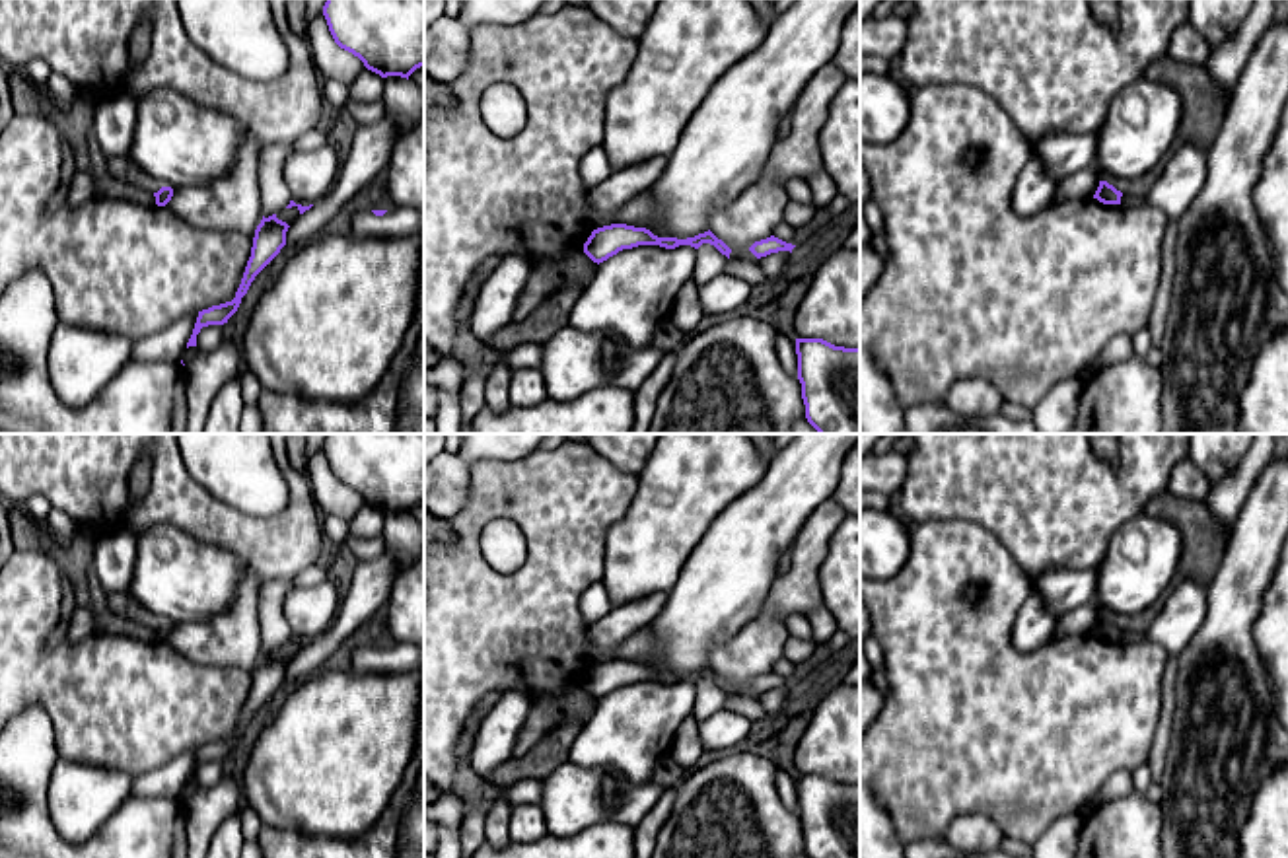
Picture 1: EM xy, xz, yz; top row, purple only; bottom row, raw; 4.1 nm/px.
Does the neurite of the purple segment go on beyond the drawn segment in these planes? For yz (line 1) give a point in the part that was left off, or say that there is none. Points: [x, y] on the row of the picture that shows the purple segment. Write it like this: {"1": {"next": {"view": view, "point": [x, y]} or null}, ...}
{"1": {"next": null}}

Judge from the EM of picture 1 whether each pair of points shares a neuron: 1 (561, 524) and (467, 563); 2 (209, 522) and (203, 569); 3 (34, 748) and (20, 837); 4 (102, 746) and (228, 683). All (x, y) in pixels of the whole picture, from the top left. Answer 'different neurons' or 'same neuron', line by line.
1: same neuron
2: different neurons
3: same neuron
4: same neuron

